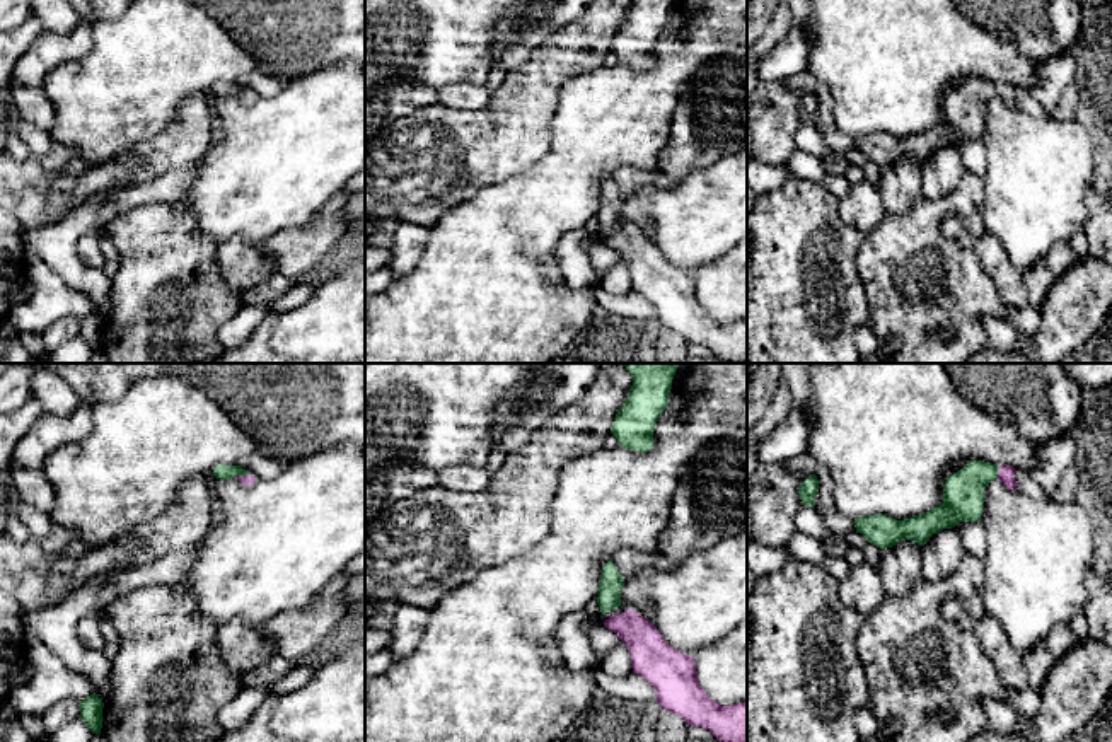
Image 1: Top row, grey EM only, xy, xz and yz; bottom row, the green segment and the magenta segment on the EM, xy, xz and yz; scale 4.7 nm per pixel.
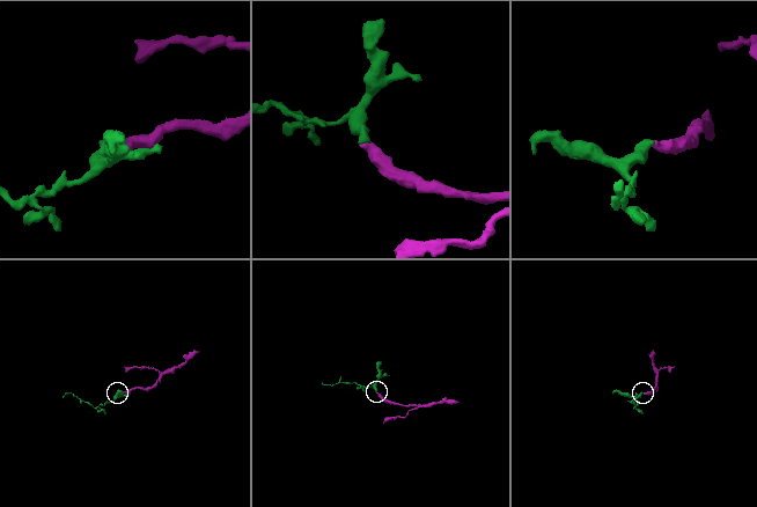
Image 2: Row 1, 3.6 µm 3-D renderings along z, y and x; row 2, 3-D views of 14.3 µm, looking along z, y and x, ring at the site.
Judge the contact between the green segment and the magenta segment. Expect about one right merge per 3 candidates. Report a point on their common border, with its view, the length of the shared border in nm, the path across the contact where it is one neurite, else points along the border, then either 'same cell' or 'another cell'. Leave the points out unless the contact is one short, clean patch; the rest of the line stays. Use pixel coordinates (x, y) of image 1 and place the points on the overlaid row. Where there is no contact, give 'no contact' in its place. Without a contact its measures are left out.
contact yz (998, 471); length 60 nm; way yz (964, 490), (981, 473), (998, 471), (1007, 473); same cell

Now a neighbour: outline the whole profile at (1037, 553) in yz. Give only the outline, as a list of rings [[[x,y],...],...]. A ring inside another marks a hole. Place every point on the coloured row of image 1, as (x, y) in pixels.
[[[999,479],[984,488],[979,522],[986,530],[982,607],[1003,626],[1011,646],[1025,653],[1056,624],[1069,624],[1083,614],[1086,573],[1095,559],[1093,522],[1074,500],[1034,500],[1020,490],[1008,490]]]

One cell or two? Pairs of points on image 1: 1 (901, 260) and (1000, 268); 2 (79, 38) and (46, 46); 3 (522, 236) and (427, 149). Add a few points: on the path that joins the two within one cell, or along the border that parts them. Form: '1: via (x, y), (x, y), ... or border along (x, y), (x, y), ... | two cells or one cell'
1: border along (984, 229), (978, 241), (978, 256), (1003, 302) | two cells
2: via (70, 46), (55, 46) | one cell
3: border along (512, 174), (485, 185), (442, 215) | two cells

